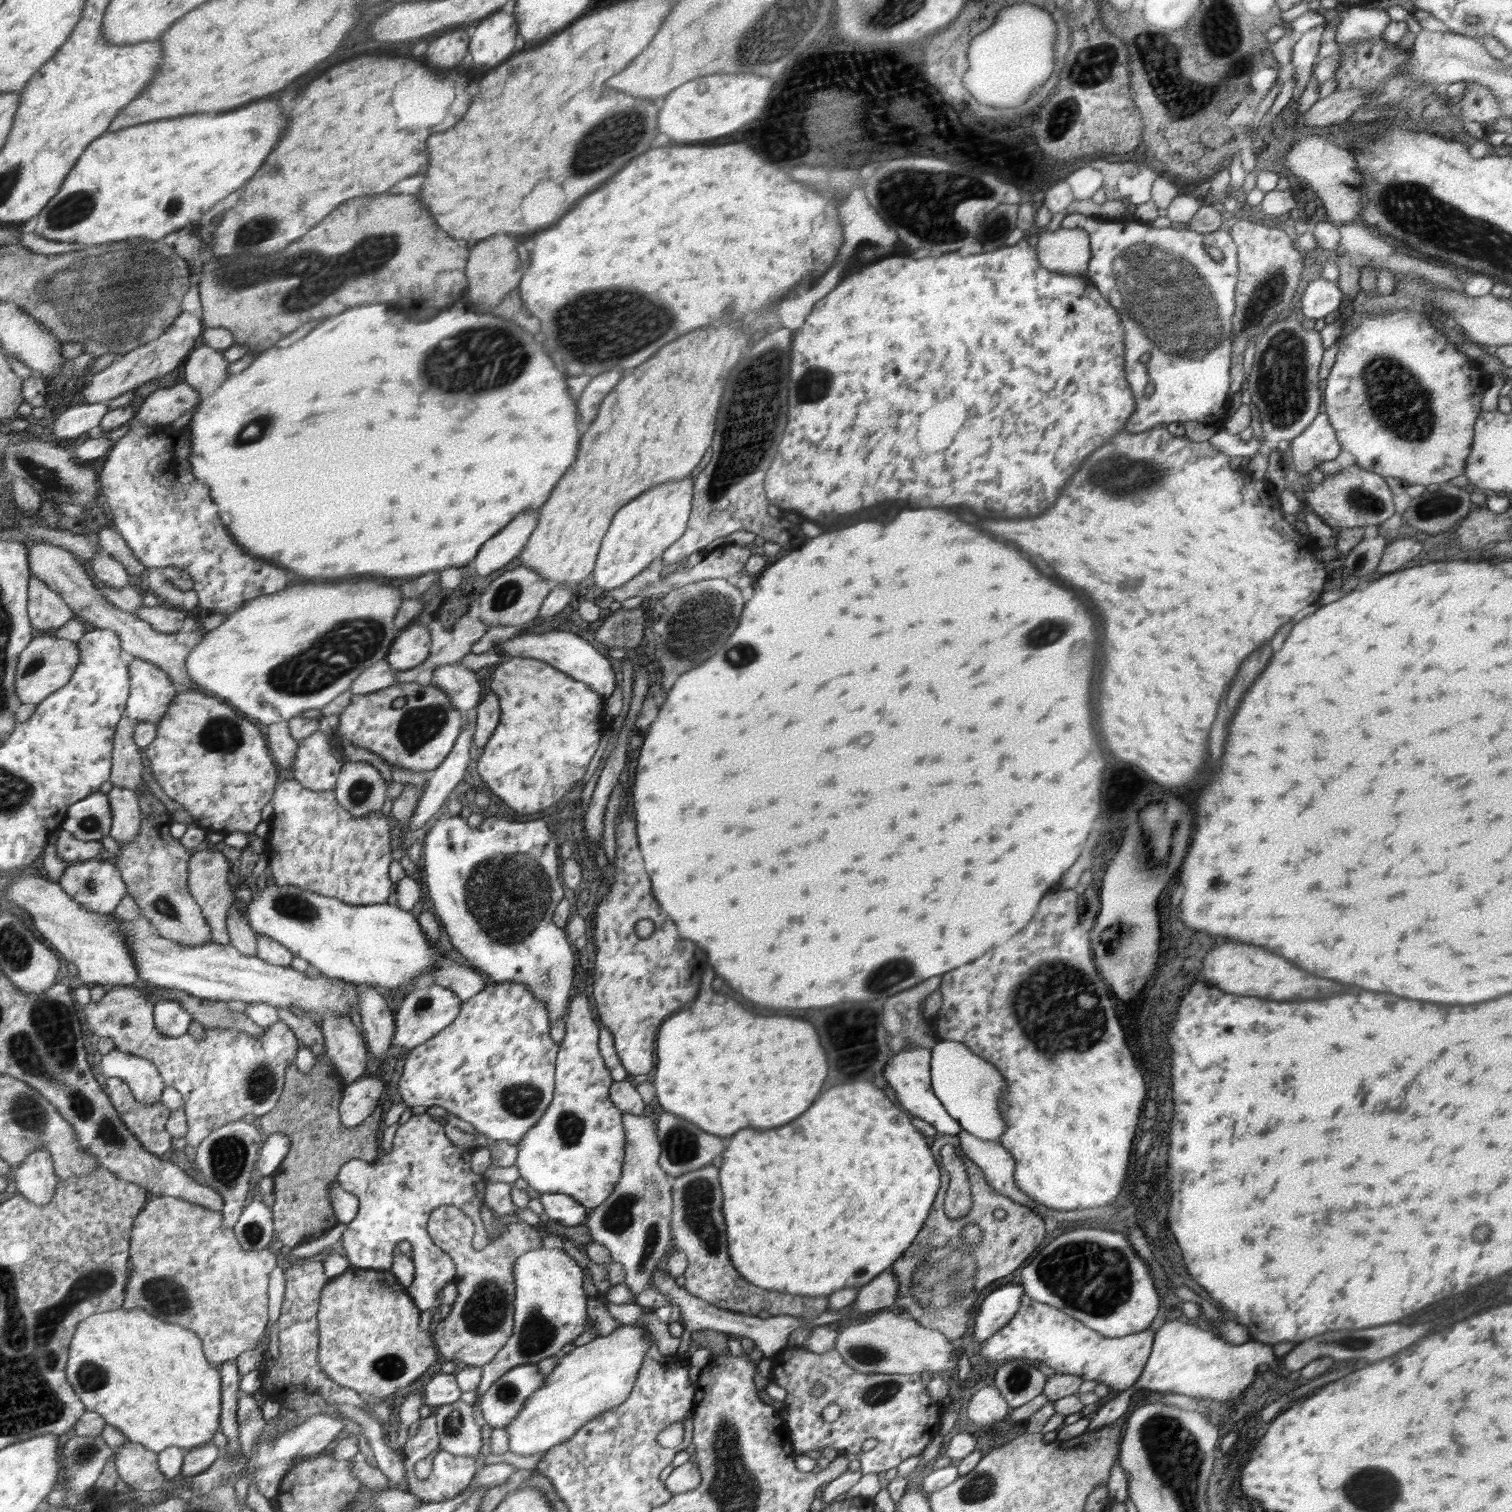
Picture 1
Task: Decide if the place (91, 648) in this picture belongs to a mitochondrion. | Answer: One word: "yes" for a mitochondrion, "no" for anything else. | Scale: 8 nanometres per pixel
no

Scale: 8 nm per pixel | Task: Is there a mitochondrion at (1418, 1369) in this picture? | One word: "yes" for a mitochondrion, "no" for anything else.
no

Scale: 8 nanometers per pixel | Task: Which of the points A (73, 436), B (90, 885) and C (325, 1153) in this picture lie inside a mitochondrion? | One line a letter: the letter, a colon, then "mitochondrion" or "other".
A: other
B: mitochondrion
C: other

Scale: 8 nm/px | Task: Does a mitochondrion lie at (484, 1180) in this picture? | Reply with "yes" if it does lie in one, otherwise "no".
no

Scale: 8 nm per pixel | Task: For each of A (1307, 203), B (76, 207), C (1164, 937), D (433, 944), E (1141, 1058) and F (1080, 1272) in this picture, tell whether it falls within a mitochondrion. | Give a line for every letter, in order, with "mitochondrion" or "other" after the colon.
A: other
B: mitochondrion
C: other
D: other
E: other
F: mitochondrion

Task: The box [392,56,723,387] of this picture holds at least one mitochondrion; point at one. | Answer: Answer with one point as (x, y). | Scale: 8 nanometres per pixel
(574, 325)

